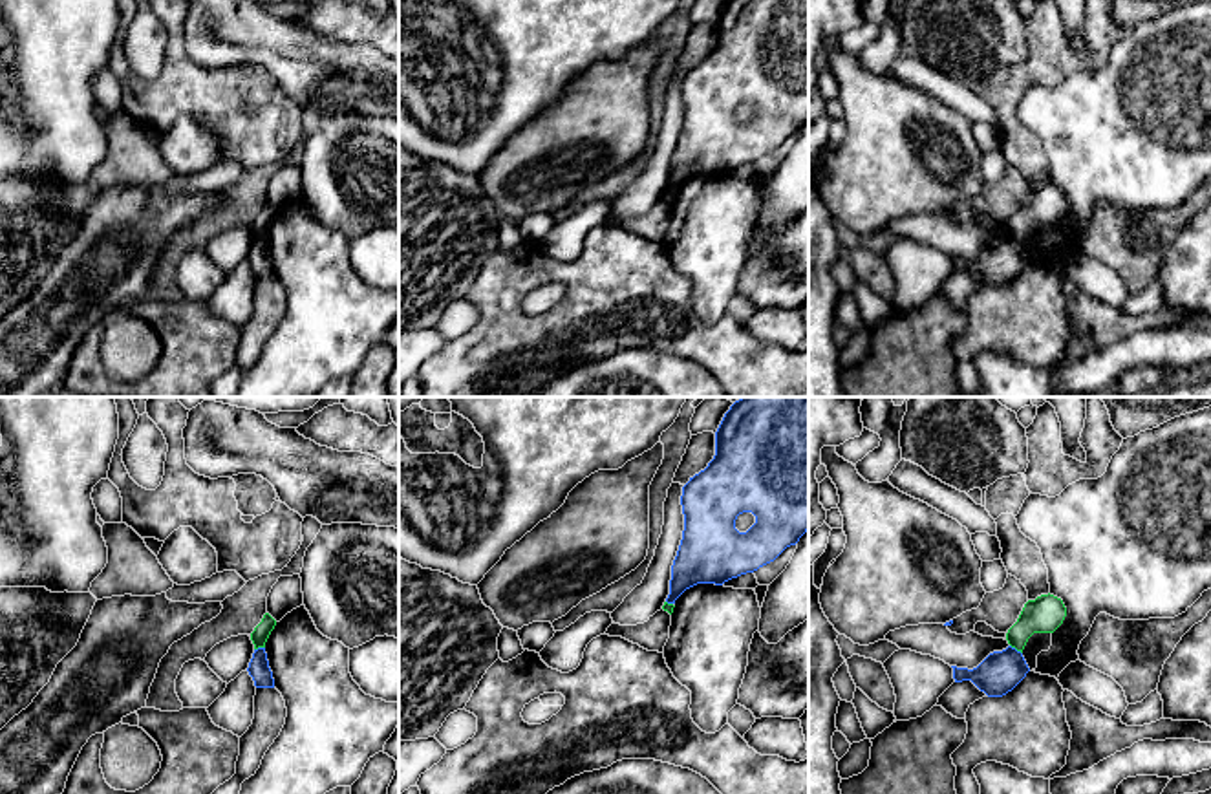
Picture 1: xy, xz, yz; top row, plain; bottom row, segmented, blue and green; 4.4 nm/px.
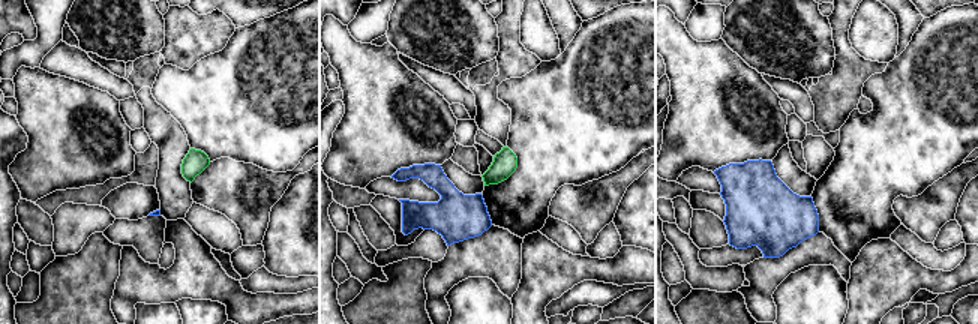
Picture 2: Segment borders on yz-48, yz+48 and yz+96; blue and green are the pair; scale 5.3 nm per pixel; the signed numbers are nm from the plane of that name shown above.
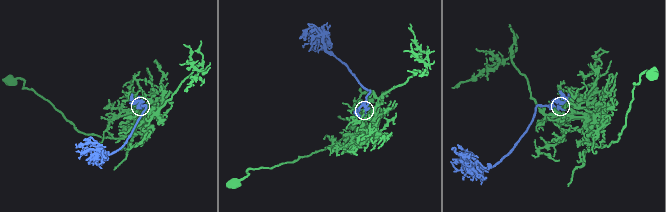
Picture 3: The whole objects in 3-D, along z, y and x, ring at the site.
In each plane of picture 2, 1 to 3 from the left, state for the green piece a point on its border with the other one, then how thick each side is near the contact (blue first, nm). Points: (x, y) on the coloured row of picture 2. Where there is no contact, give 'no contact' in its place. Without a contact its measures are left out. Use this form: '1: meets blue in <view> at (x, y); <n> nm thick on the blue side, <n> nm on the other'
1: no contact
2: no contact
3: no contact

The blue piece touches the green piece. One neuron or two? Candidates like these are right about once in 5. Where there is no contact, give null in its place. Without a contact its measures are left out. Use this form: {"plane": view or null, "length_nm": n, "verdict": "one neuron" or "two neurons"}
{"plane": "yz", "length_nm": 70, "verdict": "two neurons"}

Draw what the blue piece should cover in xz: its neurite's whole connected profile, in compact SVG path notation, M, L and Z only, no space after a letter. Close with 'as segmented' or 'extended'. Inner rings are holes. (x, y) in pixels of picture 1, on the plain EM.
M728 0L715 22L715 46L682 77L681 95L684 121L668 194L697 174L723 176L774 152L809 121L809 0ZM743 102L756 106L746 123L735 119Z; as segmented

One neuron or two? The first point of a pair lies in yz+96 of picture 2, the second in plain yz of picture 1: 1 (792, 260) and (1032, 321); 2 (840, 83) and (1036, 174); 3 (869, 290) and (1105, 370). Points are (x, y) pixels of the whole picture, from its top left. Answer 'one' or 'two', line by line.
1: one
2: one
3: two

